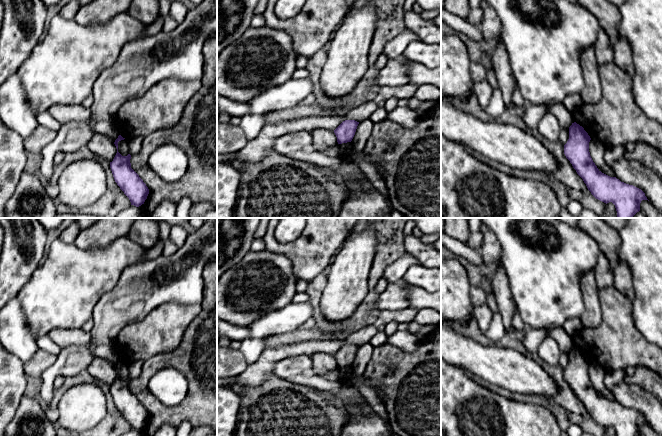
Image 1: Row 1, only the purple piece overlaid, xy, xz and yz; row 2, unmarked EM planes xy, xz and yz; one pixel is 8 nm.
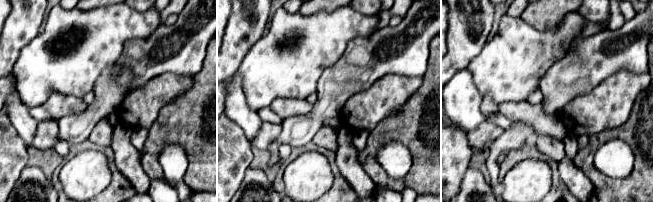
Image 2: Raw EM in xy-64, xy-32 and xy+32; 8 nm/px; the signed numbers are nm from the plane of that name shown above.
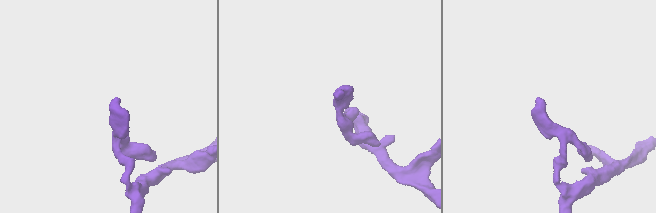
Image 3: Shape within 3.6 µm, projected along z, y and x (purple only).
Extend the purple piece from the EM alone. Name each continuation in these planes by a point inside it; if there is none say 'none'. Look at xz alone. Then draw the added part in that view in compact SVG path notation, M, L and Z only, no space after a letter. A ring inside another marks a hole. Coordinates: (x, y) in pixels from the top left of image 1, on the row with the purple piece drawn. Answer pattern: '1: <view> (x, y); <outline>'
none

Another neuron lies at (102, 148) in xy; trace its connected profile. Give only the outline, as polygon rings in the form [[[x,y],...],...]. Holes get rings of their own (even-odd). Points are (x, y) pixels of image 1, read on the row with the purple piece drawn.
[[[93,135],[87,144],[87,148],[96,158],[105,159],[109,162],[113,161],[117,153],[114,142],[110,141],[104,135]]]

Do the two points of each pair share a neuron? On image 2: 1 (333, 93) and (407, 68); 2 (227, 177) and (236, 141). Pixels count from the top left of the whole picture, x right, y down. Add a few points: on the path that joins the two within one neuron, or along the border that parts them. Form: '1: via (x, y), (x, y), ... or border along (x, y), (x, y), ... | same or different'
1: via (351, 75), (360, 66), (389, 66) | same
2: via (227, 168), (227, 150) | same

